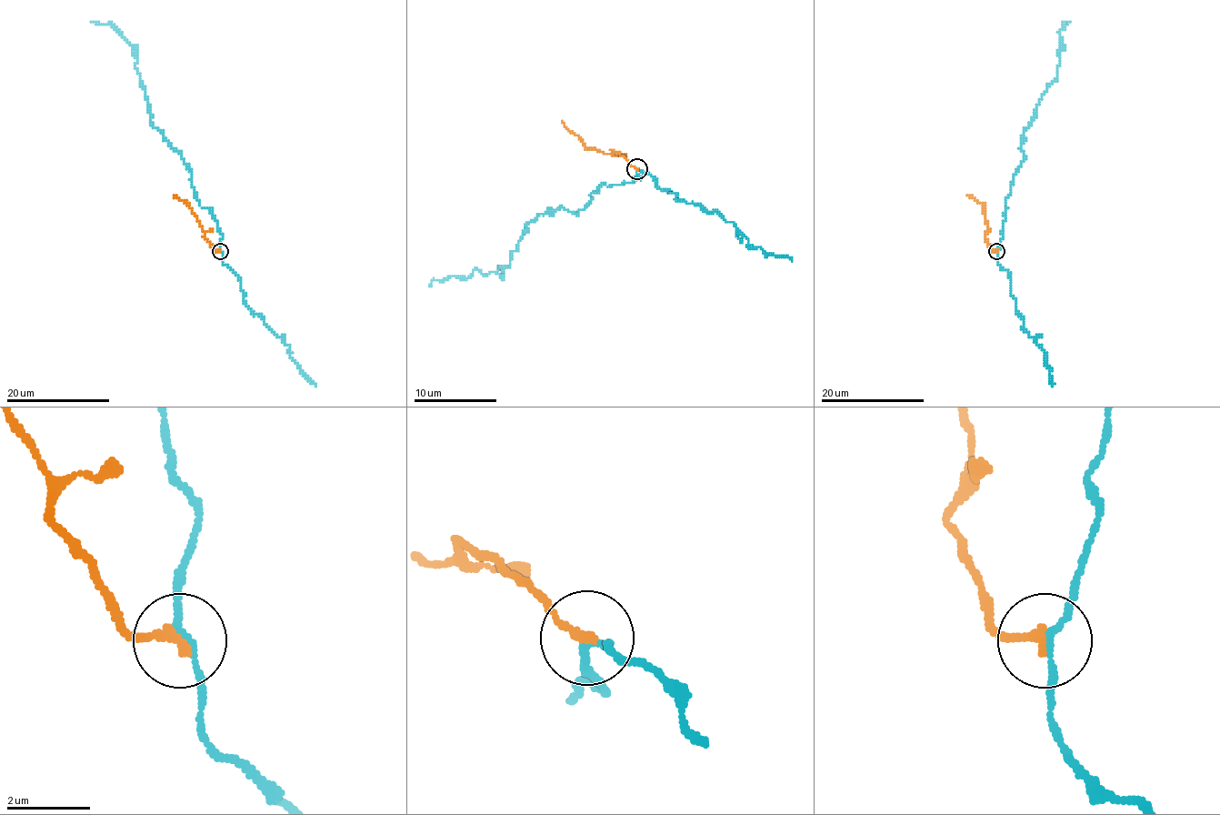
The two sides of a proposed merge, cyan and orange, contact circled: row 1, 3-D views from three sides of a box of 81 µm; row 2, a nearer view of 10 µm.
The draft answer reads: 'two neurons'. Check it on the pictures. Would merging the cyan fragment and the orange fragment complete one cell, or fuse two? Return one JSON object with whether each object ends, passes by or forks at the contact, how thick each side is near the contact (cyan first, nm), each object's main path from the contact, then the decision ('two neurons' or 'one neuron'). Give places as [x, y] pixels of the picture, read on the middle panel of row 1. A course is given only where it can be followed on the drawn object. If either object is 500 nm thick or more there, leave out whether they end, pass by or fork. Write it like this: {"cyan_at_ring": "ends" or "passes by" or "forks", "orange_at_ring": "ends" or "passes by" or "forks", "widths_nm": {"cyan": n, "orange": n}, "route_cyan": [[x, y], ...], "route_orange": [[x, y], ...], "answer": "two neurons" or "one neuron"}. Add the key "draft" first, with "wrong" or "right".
{"draft": "right", "cyan_at_ring": "passes by", "orange_at_ring": "ends", "widths_nm": {"cyan": 150, "orange": 220}, "route_cyan": [[636, 168], [641, 178], [604, 185], [576, 214], [549, 209], [528, 224], [504, 272], [474, 269], [429, 286]], "route_orange": [[636, 168], [612, 149], [609, 154], [589, 149], [562, 120]], "answer": "two neurons"}

